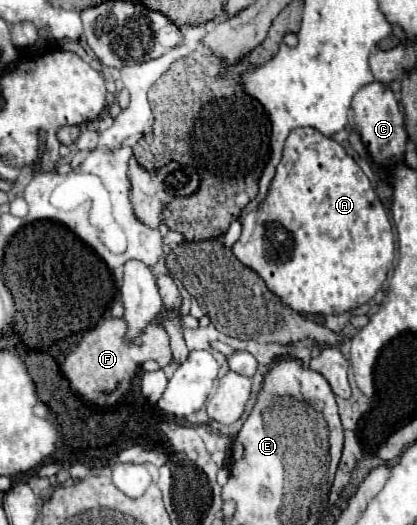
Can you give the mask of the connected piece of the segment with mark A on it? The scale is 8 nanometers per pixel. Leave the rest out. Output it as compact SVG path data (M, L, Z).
M296 128L286 140L284 156L266 200L258 210L242 218L242 234L232 252L292 310L304 314L344 314L366 304L384 284L394 262L394 234L374 186L356 160L338 142L322 136L318 130Z

